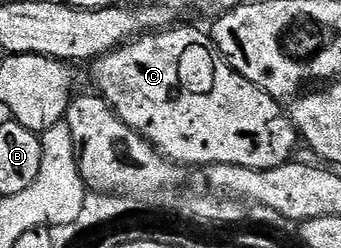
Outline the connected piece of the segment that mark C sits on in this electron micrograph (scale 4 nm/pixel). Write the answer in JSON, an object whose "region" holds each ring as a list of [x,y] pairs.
{"region":[[[176,27],[137,36],[91,65],[100,83],[99,95],[115,110],[118,118],[147,138],[165,158],[181,166],[229,164],[264,172],[267,168],[289,163],[293,159],[292,151],[298,145],[298,133],[285,105],[235,72],[207,31]]]}

